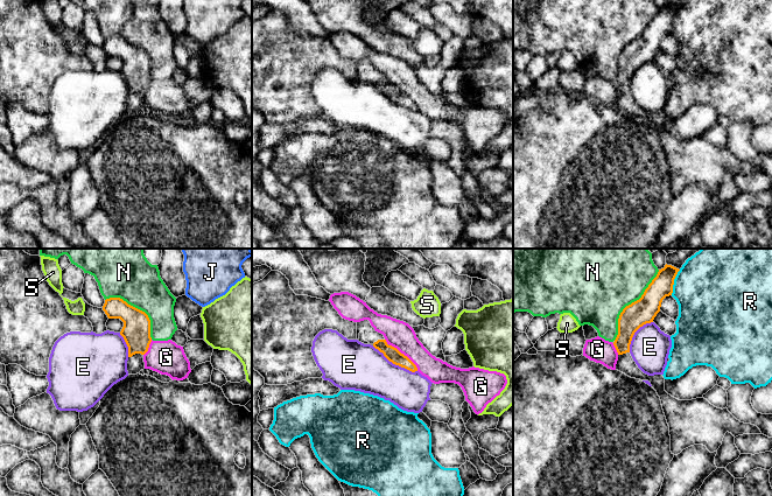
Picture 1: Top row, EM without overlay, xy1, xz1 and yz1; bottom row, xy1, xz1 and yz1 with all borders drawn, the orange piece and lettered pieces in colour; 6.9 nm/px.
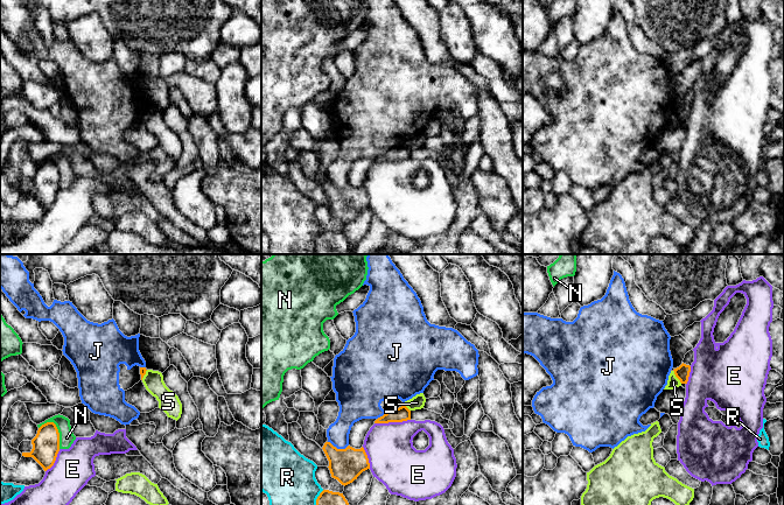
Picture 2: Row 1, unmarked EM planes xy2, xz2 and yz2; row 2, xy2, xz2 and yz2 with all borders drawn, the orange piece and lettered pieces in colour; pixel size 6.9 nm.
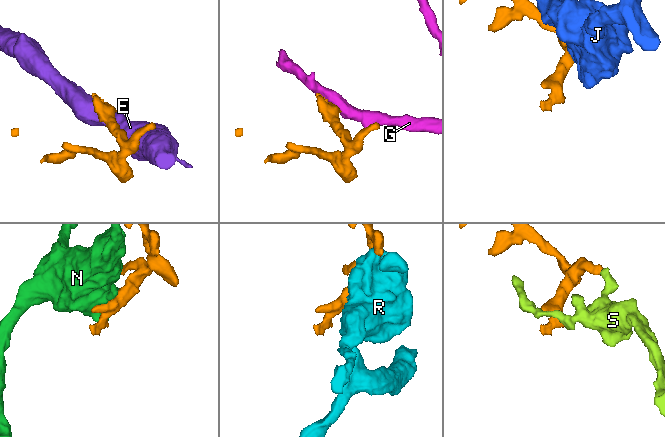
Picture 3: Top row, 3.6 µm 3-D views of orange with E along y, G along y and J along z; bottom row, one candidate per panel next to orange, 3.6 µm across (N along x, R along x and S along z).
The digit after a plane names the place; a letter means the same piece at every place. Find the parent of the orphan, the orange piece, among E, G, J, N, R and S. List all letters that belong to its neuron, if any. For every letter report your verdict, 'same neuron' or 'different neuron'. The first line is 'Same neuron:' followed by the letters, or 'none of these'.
Same neuron: none of these
E: different neuron
G: different neuron
J: different neuron
N: different neuron
R: different neuron
S: different neuron

